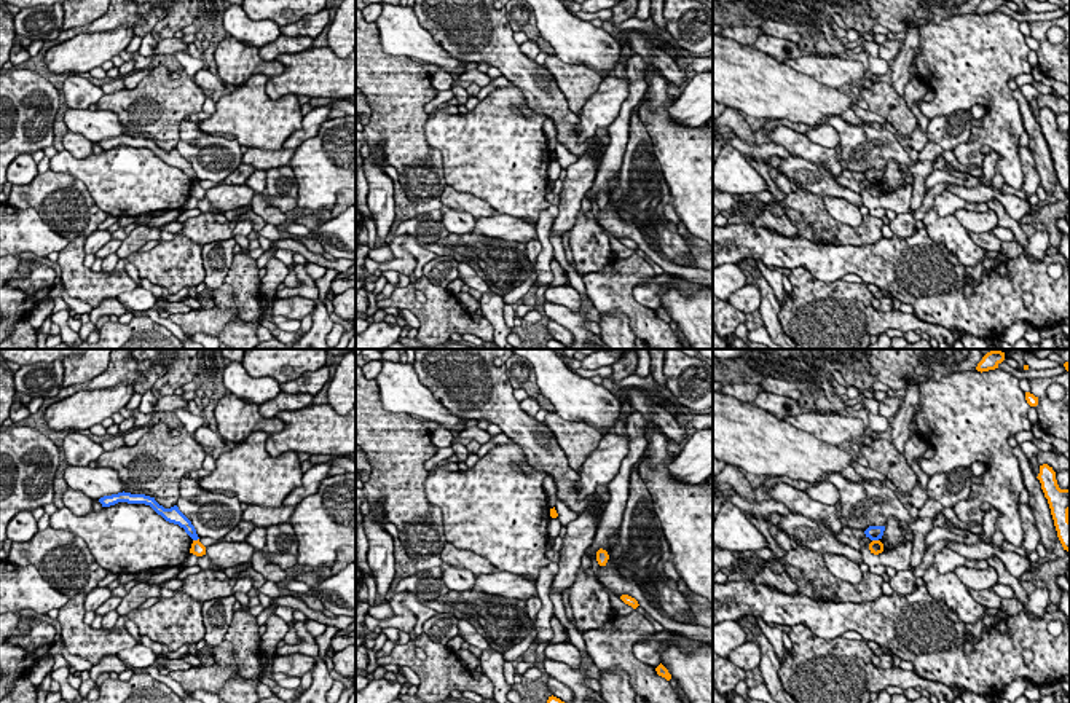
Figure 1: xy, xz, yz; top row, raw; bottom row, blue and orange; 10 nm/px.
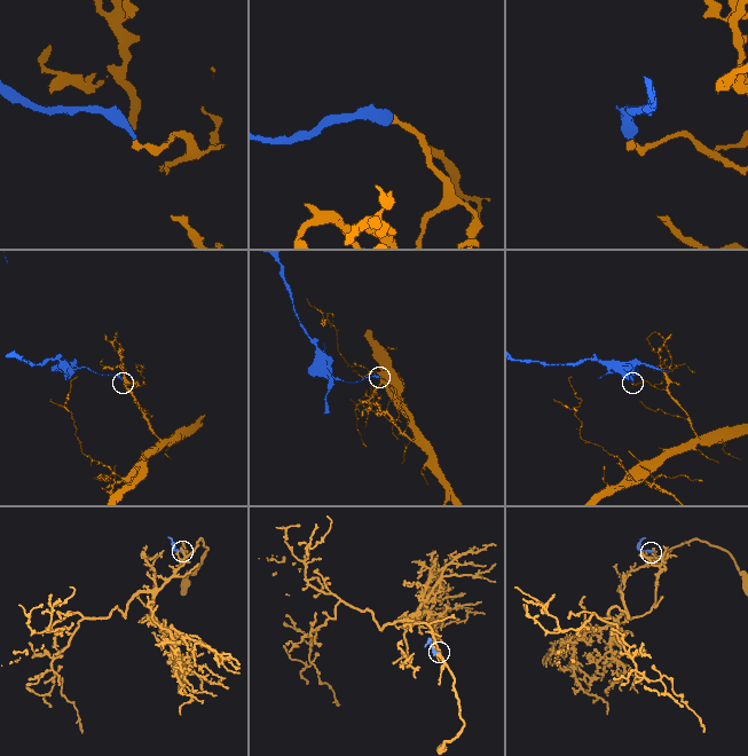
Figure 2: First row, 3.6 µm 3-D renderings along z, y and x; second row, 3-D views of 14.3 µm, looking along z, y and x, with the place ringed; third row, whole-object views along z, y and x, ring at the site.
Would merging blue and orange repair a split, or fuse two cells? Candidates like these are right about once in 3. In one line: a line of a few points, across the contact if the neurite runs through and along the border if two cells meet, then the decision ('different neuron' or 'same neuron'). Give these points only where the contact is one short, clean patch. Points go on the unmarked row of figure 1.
line xy (198, 180), (193, 184); different neuron

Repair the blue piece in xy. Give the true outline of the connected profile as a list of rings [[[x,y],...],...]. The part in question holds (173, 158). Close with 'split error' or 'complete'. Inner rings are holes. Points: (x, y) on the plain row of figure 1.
[[[118,135],[112,139],[104,139],[99,142],[102,150],[110,150],[118,145],[128,145],[128,147],[145,147],[150,148],[158,158],[161,158],[166,164],[179,167],[180,171],[185,172],[185,175],[193,182],[198,183],[198,177],[191,164],[179,153],[177,148],[171,151],[164,151],[159,148],[155,140],[145,139],[145,137],[131,137],[131,135]]]; complete

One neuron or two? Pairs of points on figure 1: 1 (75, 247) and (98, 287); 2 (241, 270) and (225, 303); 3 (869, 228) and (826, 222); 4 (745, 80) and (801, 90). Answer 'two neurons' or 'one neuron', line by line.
1: one neuron
2: one neuron
3: one neuron
4: one neuron

